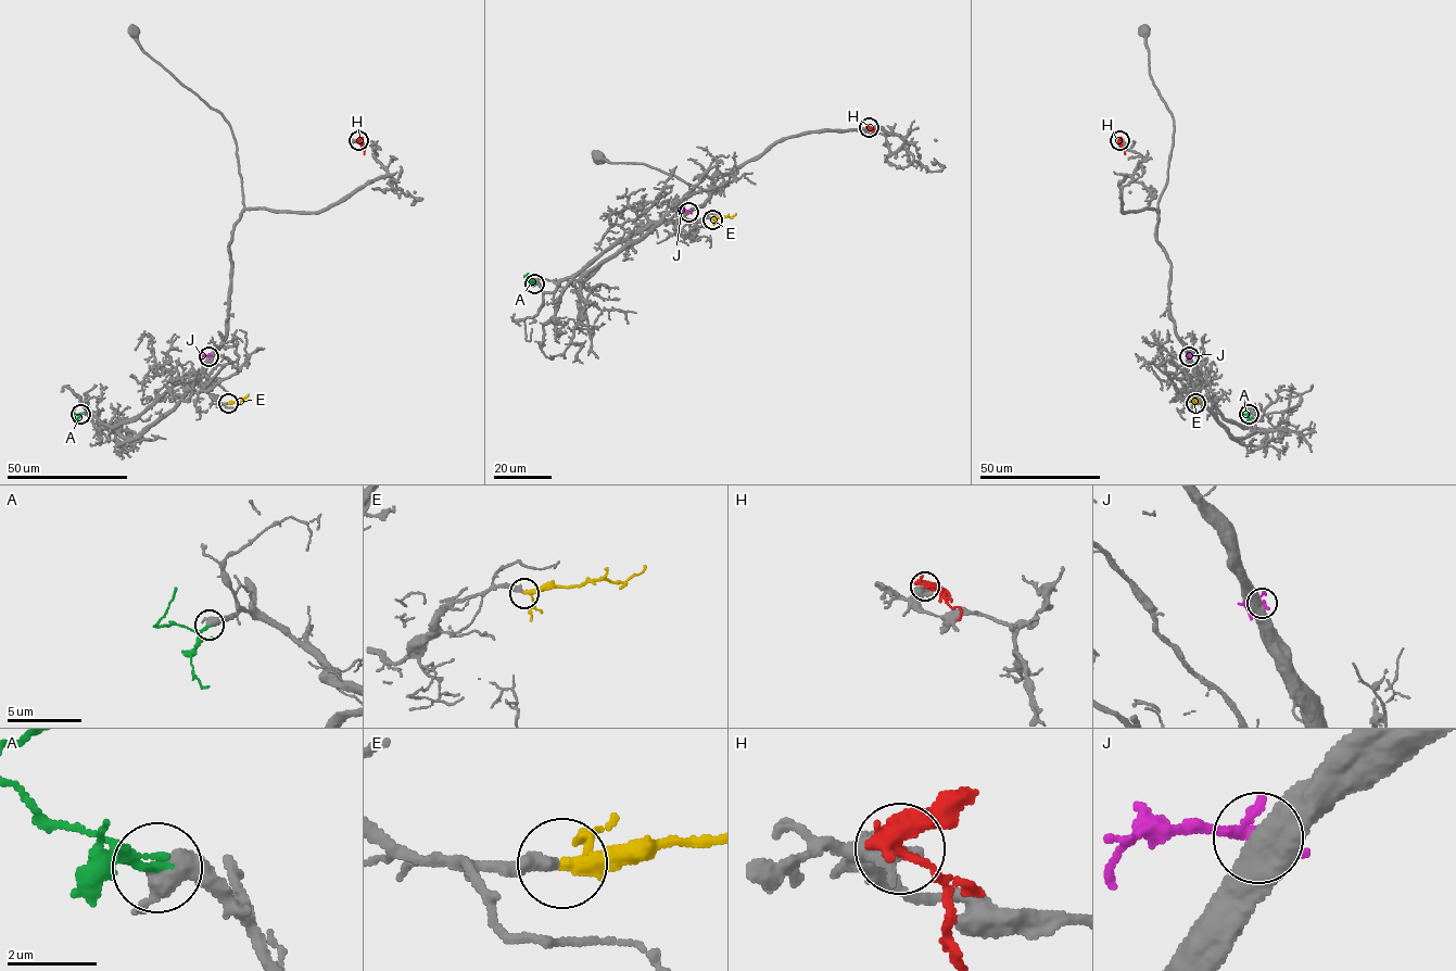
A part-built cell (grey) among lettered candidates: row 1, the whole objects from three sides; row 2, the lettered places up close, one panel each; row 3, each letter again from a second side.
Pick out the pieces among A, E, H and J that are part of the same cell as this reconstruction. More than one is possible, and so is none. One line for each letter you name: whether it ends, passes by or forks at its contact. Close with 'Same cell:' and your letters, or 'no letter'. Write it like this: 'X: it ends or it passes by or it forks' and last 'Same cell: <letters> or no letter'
A: it passes by
E: it passes by
Same cell: A, E

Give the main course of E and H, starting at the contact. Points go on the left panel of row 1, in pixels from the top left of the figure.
E: (228, 403), (239, 402), (249, 394)
H: (358, 140), (364, 154)

